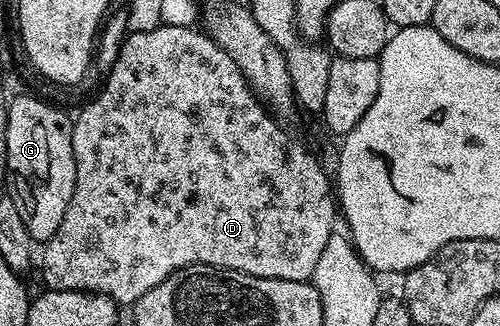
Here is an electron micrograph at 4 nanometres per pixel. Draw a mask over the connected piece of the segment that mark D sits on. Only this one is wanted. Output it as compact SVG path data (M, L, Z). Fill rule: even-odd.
M158 25L152 31L140 31L139 33L130 33L126 41L120 47L119 55L112 68L105 74L106 86L102 89L99 97L94 97L82 110L75 116L72 121L72 151L76 159L76 187L72 191L72 203L68 203L68 211L64 211L64 220L60 223L60 227L56 227L56 235L52 235L52 239L45 242L43 251L40 253L40 265L42 261L42 277L46 280L45 288L47 290L63 289L64 291L80 291L81 293L104 293L108 297L113 297L115 302L122 307L133 306L135 301L140 299L140 295L144 295L144 291L152 291L152 287L156 287L156 283L160 283L164 279L168 279L168 275L172 275L178 269L183 269L189 265L212 265L216 269L235 269L241 273L248 275L256 275L257 277L271 277L272 279L288 279L289 281L310 281L316 271L316 262L320 259L320 254L324 251L324 247L328 244L328 239L336 231L334 225L334 213L336 217L336 193L332 188L332 181L326 178L326 173L322 170L322 165L306 150L306 145L302 141L293 141L290 133L285 129L283 122L271 110L259 101L257 95L250 89L250 85L244 79L244 75L240 71L240 67L236 65L232 59L232 55L228 55L228 51L224 51L224 47L220 47L209 33L198 27L172 27L171 25Z

